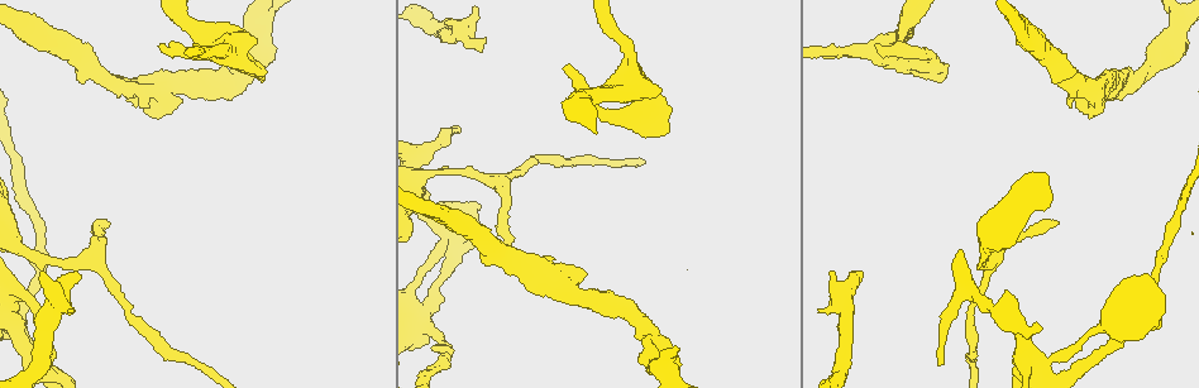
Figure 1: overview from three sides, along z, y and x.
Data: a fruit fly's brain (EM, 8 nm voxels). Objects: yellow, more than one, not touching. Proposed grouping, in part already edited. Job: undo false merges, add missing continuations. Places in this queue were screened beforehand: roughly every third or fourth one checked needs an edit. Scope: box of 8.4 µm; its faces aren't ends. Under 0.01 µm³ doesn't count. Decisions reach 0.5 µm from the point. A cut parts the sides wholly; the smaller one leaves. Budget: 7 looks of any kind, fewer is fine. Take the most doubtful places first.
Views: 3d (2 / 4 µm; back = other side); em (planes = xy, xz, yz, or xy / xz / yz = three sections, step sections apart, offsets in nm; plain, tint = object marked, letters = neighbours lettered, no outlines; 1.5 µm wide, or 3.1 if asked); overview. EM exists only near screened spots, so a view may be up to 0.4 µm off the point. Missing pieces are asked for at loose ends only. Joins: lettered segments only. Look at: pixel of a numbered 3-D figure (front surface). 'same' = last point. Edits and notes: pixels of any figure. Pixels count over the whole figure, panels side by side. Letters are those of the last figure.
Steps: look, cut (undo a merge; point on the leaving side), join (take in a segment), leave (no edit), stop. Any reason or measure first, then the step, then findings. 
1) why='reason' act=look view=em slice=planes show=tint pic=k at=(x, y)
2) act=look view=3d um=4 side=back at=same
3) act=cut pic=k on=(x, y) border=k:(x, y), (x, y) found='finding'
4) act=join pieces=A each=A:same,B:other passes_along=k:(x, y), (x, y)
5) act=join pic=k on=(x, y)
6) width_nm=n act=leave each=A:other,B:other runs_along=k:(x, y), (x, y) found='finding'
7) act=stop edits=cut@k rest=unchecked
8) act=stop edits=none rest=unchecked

why='branch stops here' act=look view=em slice=xz step=8 show=plain pic=1 at=(878, 43)

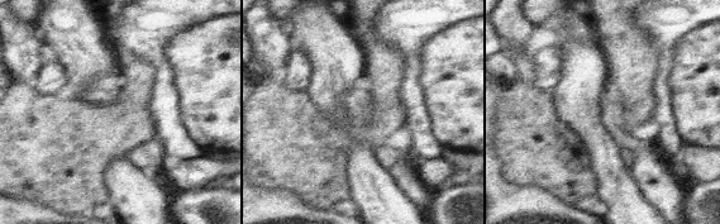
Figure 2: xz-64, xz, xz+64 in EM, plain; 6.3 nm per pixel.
why='what lies round it' act=look view=em slice=xz step=8 show=letters at=same

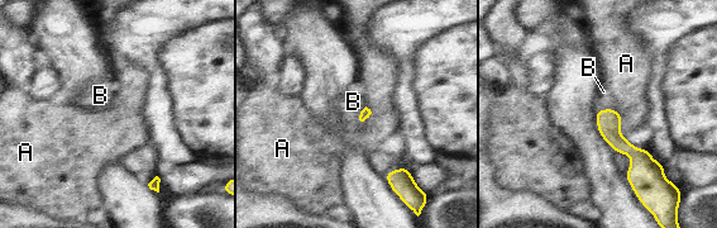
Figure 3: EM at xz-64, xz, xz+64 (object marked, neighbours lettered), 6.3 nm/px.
act=join pieces=B each=A:other,B:same passes_along=3:(363, 115), (359, 113), (353, 101) found='the cell continues'

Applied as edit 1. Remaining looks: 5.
why='an open end' act=look view=3d um=2 pic=1 at=(101, 222)

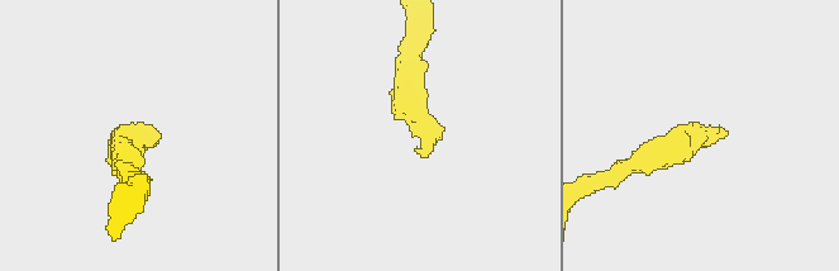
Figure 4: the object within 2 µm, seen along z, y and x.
act=look view=em slice=planes show=tint pic=4 at=(723, 132)

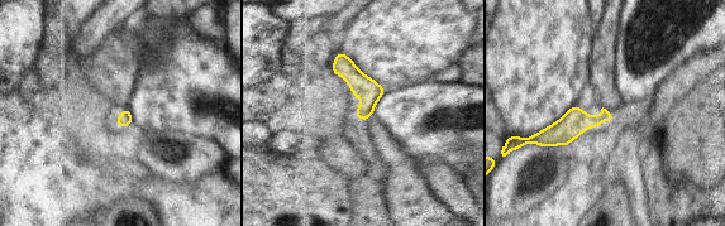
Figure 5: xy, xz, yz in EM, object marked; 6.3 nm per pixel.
act=look view=em slice=planes show=letters at=same

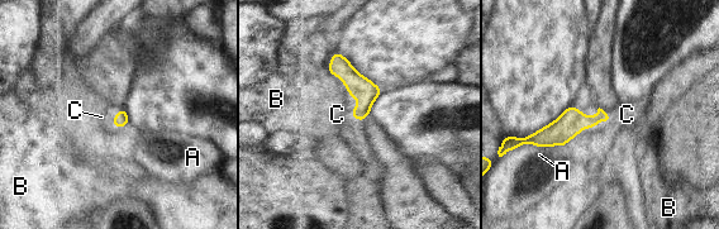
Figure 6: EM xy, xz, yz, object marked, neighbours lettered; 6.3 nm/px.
width_nm=110 act=join pieces=C each=A:other,B:other,C:same found='it goes on there'

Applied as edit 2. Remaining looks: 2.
why='redraw' act=look view=overview

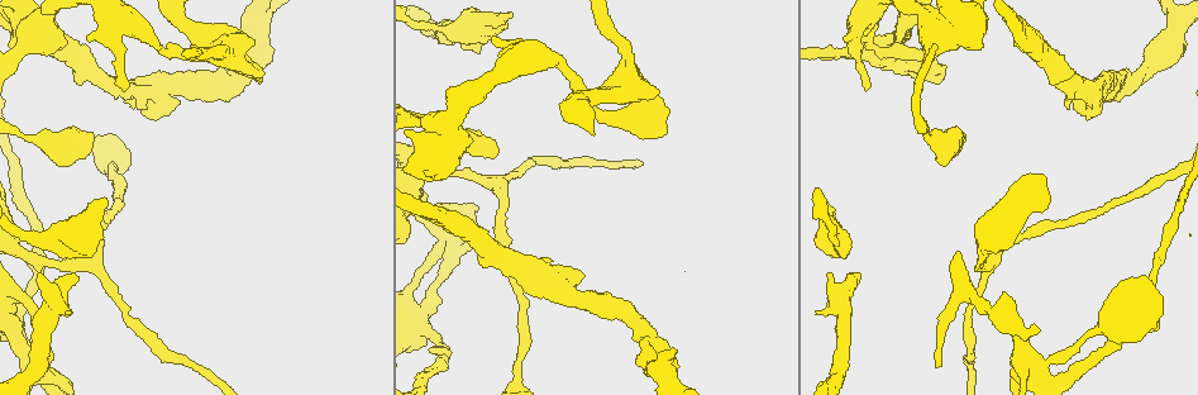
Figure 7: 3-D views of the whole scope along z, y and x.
why='calibre changes' act=look view=em slice=planes show=letters pic=7 at=(983, 252)

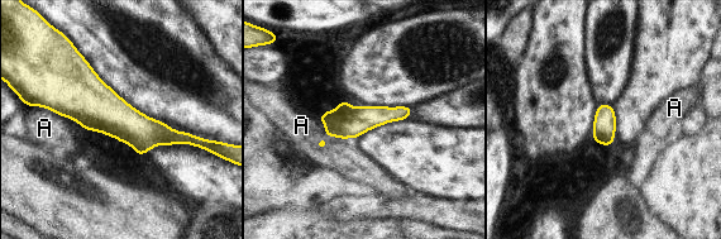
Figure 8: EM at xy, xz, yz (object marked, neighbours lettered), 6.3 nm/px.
act=leave each=A:other found='all the same cell'

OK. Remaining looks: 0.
act=stop edits=join@3,join@6 rest=unchecked

